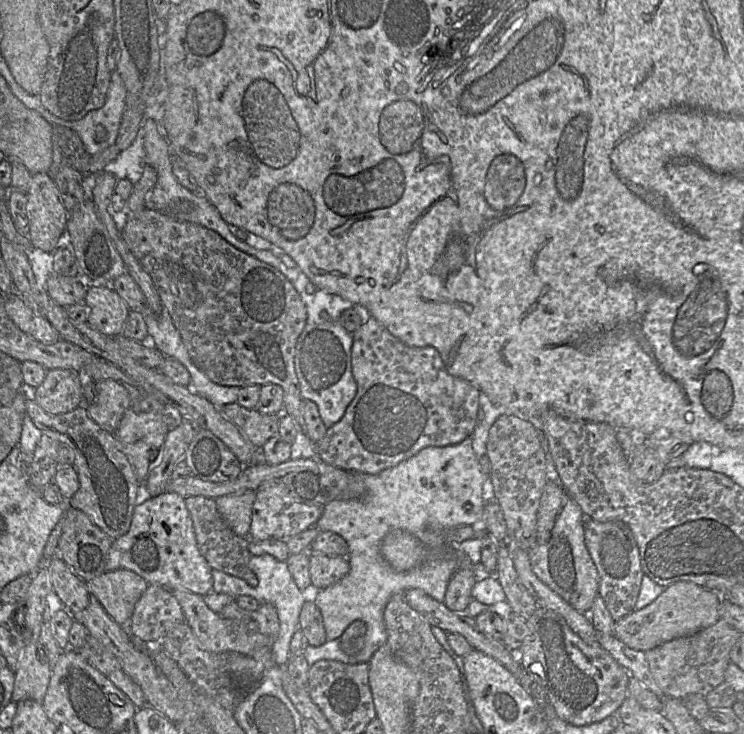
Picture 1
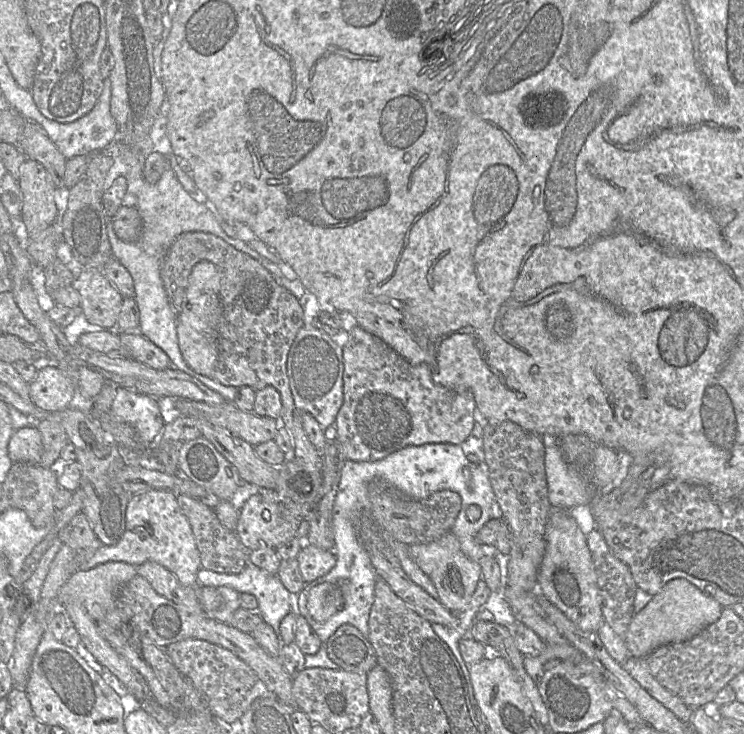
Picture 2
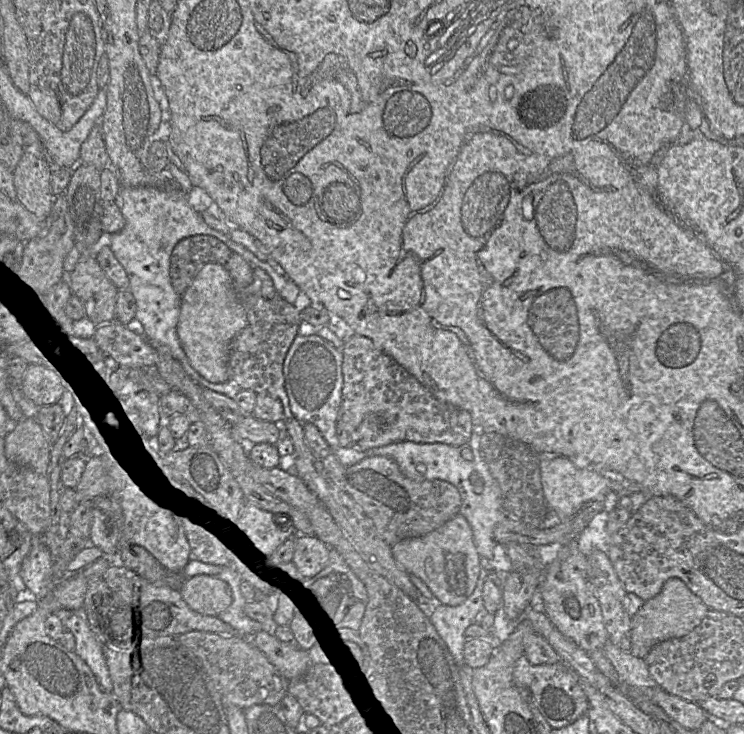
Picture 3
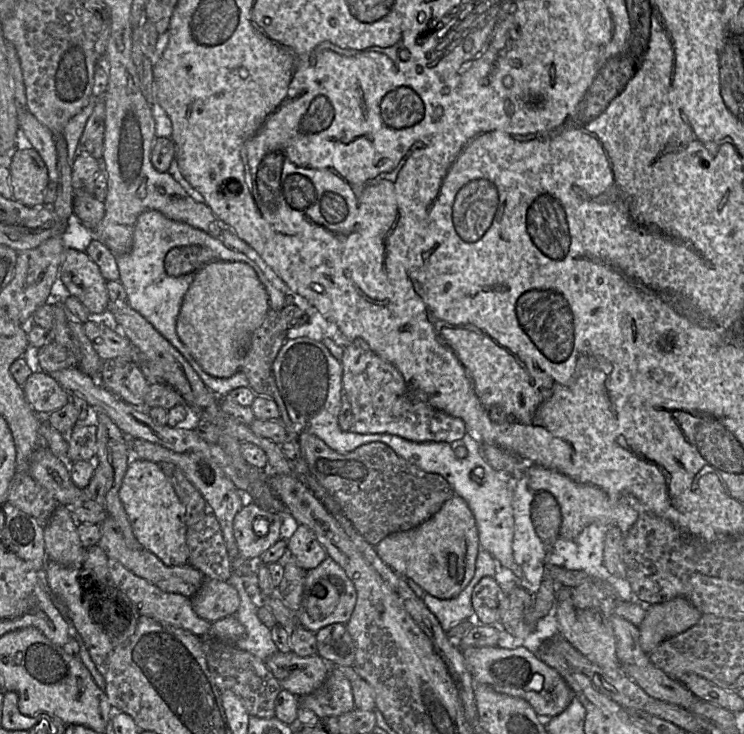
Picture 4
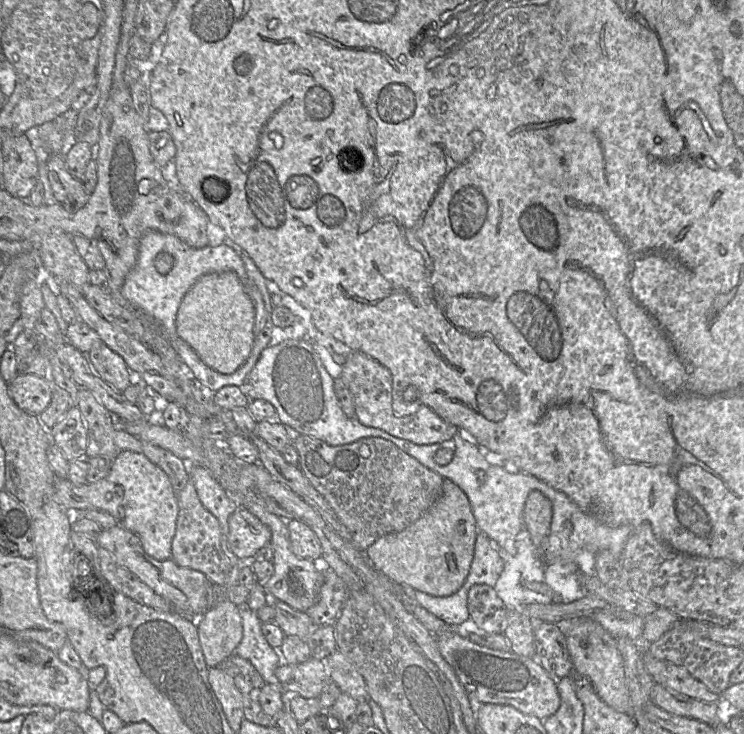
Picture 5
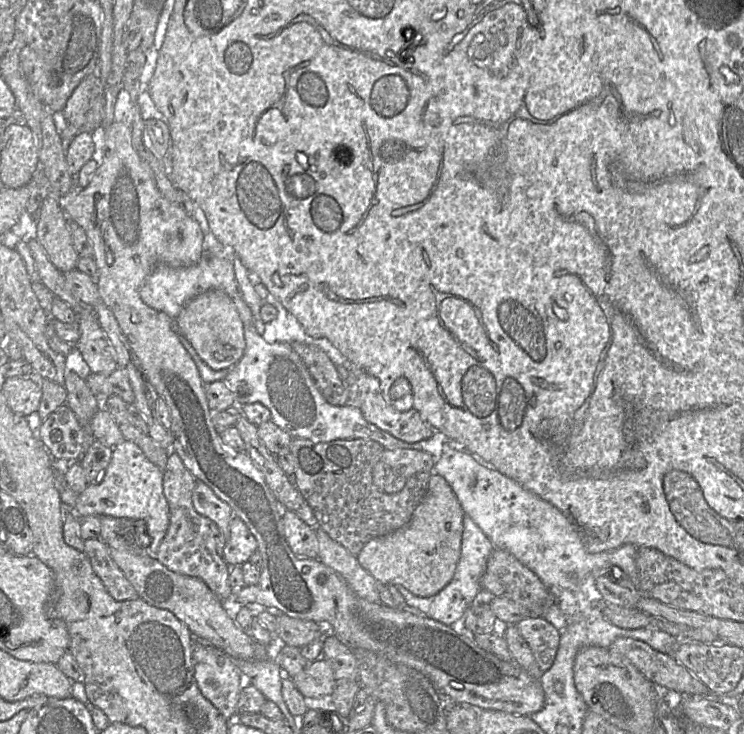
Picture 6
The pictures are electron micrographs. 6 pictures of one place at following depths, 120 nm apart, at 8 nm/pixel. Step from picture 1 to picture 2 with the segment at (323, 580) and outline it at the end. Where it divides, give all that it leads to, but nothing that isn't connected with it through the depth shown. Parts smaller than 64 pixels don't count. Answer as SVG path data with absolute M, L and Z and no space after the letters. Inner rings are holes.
M306 542L303 544L296 558L305 583L324 576L336 564L334 549L321 549Z

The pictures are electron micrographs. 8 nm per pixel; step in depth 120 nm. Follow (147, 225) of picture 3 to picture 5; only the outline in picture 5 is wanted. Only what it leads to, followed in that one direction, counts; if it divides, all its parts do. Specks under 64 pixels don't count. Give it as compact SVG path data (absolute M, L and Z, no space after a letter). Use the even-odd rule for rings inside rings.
M149 230L142 236L138 247L138 258L135 266L127 274L123 286L123 297L145 316L155 321L163 336L167 339L180 359L189 367L193 376L199 384L208 392L214 393L227 385L242 386L248 378L249 373L257 363L261 352L269 346L273 323L269 314L266 315L266 323L255 342L250 354L243 365L232 374L222 374L207 366L197 353L181 339L176 331L176 316L180 303L187 291L195 282L206 274L233 272L240 282L242 278L249 279L241 257L229 246L220 244L202 248L193 248L184 243L177 236ZM161 252L167 252L173 257L173 267L166 274L160 274L155 267L156 256Z

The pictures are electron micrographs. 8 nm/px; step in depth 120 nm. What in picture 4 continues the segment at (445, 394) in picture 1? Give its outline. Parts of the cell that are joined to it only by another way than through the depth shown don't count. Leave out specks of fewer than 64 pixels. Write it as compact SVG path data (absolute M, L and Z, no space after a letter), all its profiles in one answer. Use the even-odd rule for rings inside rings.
M356 338L343 347L341 359L342 386L353 413L350 431L358 434L387 433L413 442L448 442L462 439L467 427L460 418L407 396L402 375L377 355L365 340Z

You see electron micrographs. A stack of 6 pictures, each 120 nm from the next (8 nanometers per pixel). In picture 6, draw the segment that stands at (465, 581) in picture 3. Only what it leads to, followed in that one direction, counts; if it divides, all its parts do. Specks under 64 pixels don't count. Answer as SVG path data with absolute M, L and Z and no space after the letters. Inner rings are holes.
M431 474L425 497L416 507L409 522L398 530L371 539L356 556L361 566L384 585L400 584L420 597L440 592L453 578L460 554L463 534L464 510L451 486L439 474Z

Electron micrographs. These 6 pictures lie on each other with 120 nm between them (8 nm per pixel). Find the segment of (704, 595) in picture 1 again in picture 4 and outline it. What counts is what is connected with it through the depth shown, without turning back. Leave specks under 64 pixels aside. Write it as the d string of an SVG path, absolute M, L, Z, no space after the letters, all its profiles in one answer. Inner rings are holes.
M683 597L645 605L645 609L645 617L638 629L640 647L646 654L666 638L695 625L701 617L701 612Z

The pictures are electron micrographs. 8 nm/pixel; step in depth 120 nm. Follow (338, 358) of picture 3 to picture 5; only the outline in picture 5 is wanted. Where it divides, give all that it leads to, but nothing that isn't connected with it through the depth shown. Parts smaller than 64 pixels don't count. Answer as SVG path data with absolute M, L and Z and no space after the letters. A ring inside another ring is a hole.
M288 339L275 346L269 345L260 354L260 357L248 375L247 381L238 386L250 399L263 399L270 402L276 409L277 420L284 426L290 427L301 435L320 439L331 446L350 444L361 438L376 437L376 435L392 442L393 436L385 431L361 424L355 417L348 418L335 395L334 378L325 369L319 355L314 348L304 340Z

